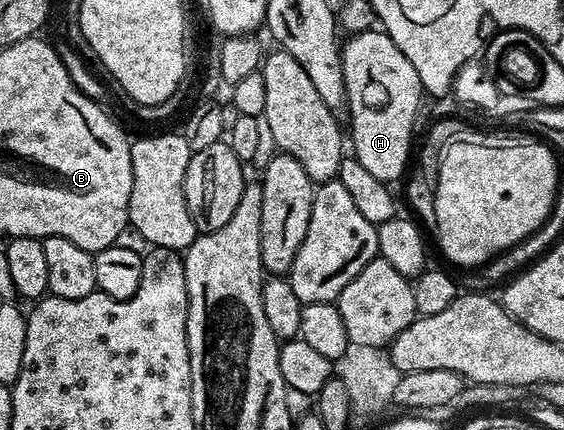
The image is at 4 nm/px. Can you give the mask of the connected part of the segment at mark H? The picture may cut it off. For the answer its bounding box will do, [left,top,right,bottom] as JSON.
[342,28,422,184]

